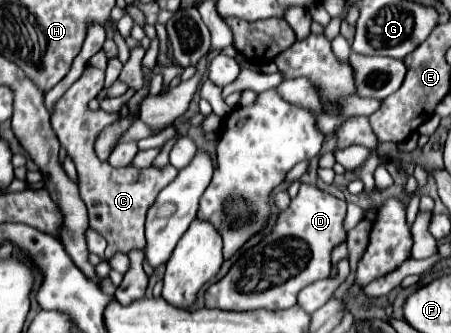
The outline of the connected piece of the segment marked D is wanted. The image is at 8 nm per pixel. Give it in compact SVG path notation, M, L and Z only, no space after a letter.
M300 185L298 195L290 207L278 215L272 231L264 235L256 247L248 249L220 281L206 289L204 305L226 311L252 311L262 307L288 309L296 305L300 289L330 275L332 249L346 241L344 215L340 199L314 185Z

